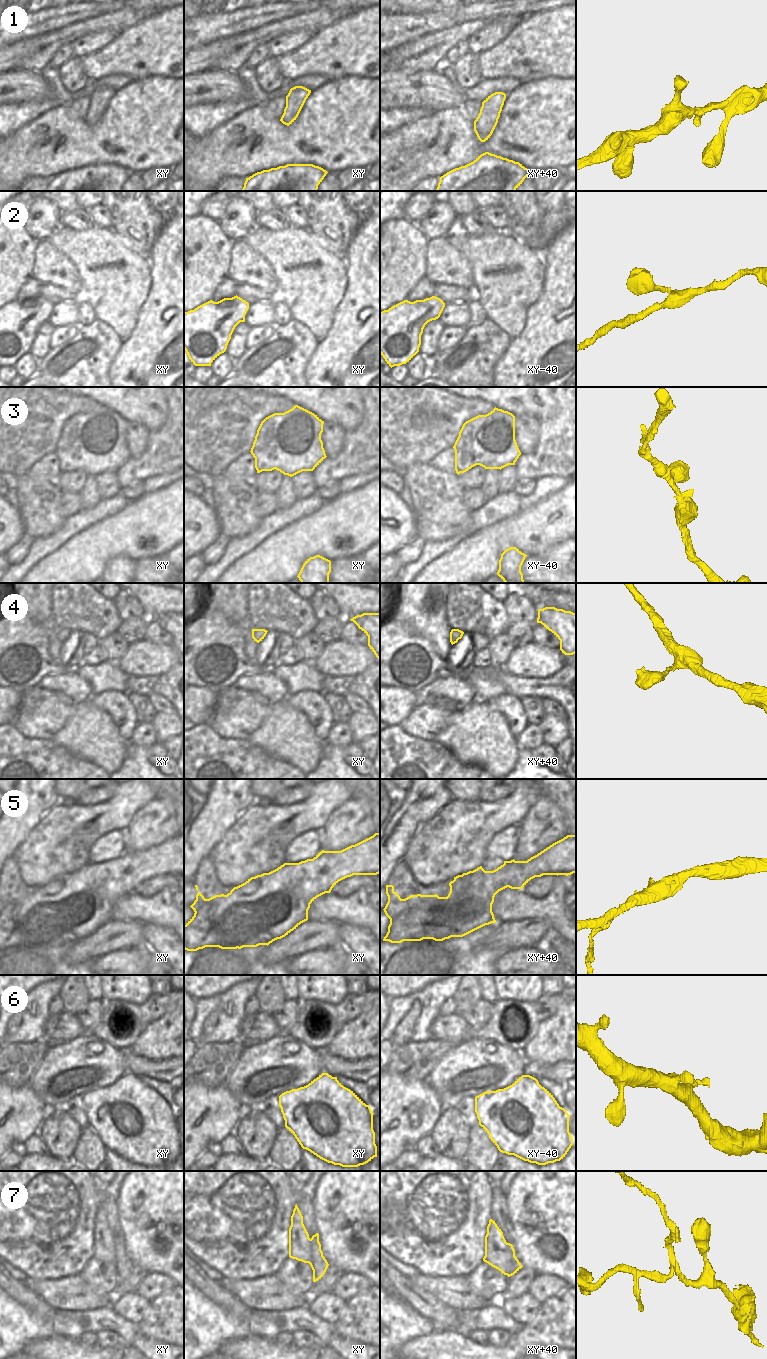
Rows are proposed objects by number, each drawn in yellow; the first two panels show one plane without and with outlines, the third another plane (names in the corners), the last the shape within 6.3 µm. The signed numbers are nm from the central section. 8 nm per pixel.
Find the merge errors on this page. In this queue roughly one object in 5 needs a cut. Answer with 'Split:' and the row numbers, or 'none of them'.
Split: 5, 7

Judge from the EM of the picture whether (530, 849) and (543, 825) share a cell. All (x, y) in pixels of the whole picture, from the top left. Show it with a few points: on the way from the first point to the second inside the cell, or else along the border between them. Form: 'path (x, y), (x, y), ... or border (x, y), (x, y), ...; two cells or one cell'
path (530, 843), (538, 831); one cell

